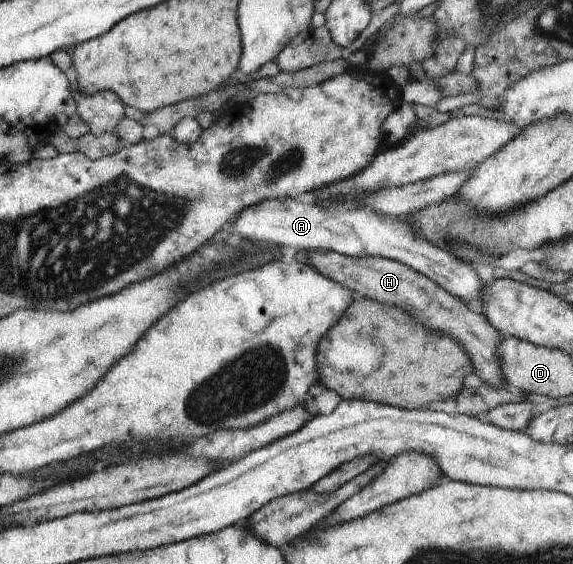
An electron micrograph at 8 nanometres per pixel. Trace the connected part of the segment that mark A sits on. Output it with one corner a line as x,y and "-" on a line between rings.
275,198
245,208
232,221
235,233
251,242
272,243
280,246
322,251
332,251
351,257
386,257
401,262
423,276
427,276
449,294
471,304
481,304
481,290
487,286
475,268
461,262
453,254
438,248
415,234
411,220
385,214
367,214
363,207
347,206
342,203
317,205
306,199

